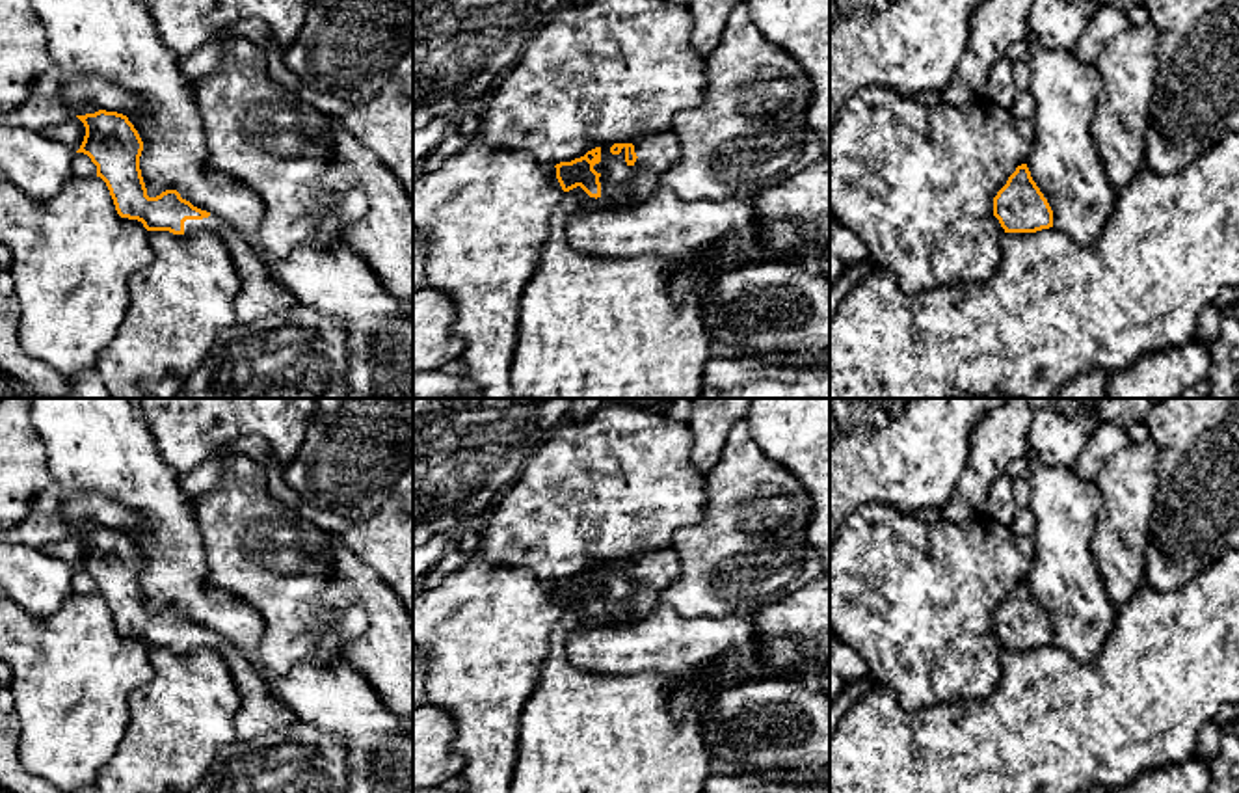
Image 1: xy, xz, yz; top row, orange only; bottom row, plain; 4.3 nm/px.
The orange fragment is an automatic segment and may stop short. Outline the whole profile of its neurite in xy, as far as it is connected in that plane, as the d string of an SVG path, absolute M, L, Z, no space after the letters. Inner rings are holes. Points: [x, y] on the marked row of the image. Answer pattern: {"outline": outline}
{"outline": "M99 110L76 115L86 136L76 153L84 153L97 166L121 218L138 220L147 231L169 231L173 235L216 233L227 246L242 289L234 300L238 322L255 322L279 311L290 294L268 277L264 261L244 236L221 218L193 207L177 190L166 190L156 197L147 195L140 169L143 141L127 115Z"}

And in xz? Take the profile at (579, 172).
{"outline": "M672 130L634 143L608 143L571 162L556 164L564 192L580 186L590 197L610 199L625 188L634 201L653 195L660 173L681 158L681 145Z"}

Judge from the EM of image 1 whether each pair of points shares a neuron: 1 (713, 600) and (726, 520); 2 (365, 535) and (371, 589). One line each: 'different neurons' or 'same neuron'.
1: same neuron
2: different neurons

